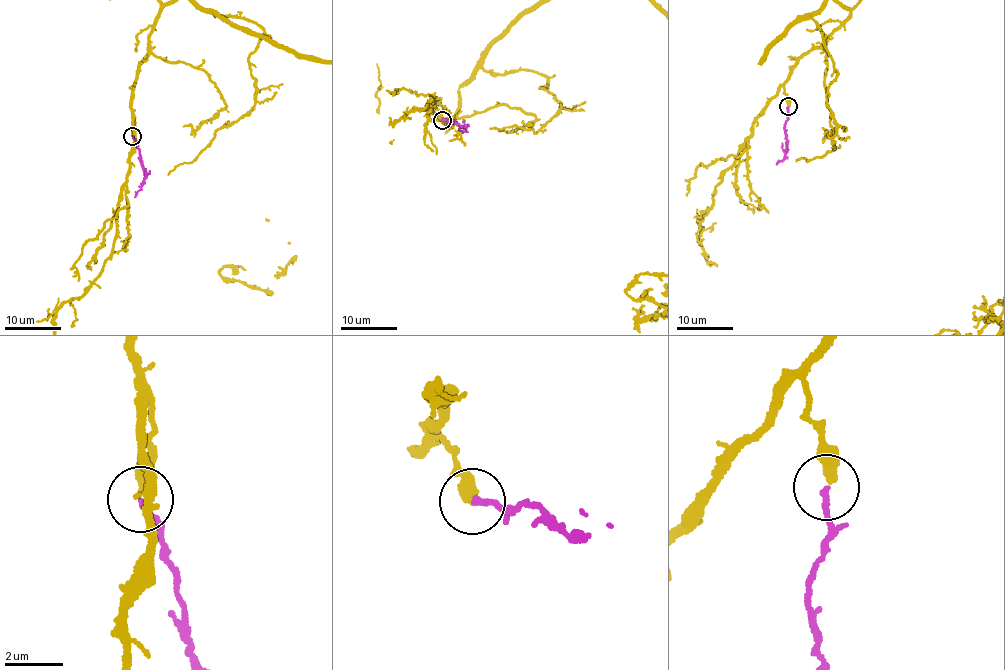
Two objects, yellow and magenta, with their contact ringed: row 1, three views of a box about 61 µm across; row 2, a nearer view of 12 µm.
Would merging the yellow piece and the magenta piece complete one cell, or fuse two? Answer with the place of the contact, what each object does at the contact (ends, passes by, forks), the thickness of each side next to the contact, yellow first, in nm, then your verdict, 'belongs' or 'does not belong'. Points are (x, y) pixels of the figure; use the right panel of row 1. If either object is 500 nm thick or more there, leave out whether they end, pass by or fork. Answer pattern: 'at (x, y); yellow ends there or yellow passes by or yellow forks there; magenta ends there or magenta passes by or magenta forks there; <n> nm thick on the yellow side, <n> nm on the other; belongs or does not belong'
at (788, 106); yellow ends there; magenta ends there; 340 nm thick on the yellow side, 200 nm on the other; belongs

